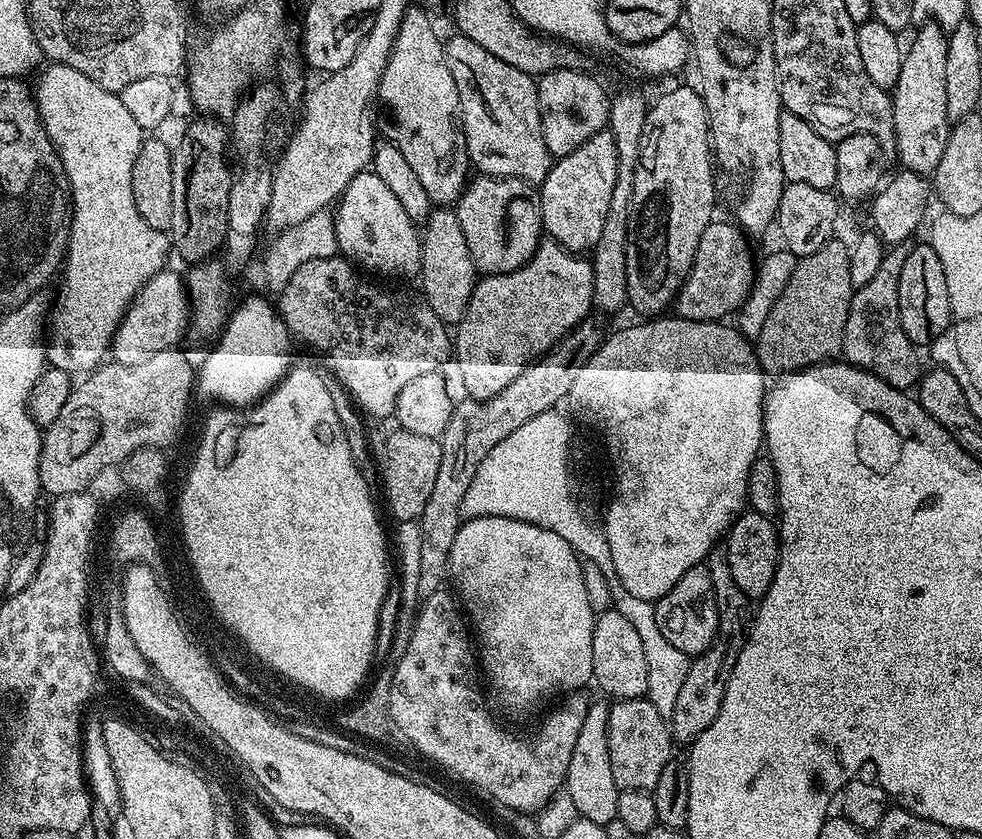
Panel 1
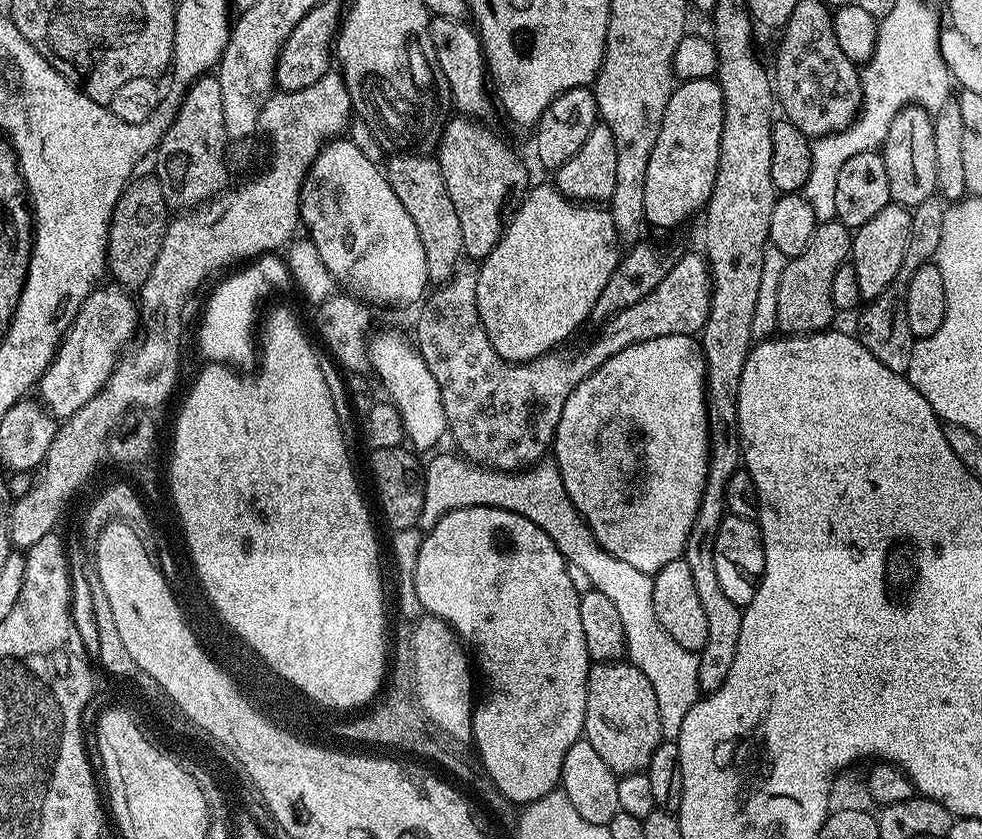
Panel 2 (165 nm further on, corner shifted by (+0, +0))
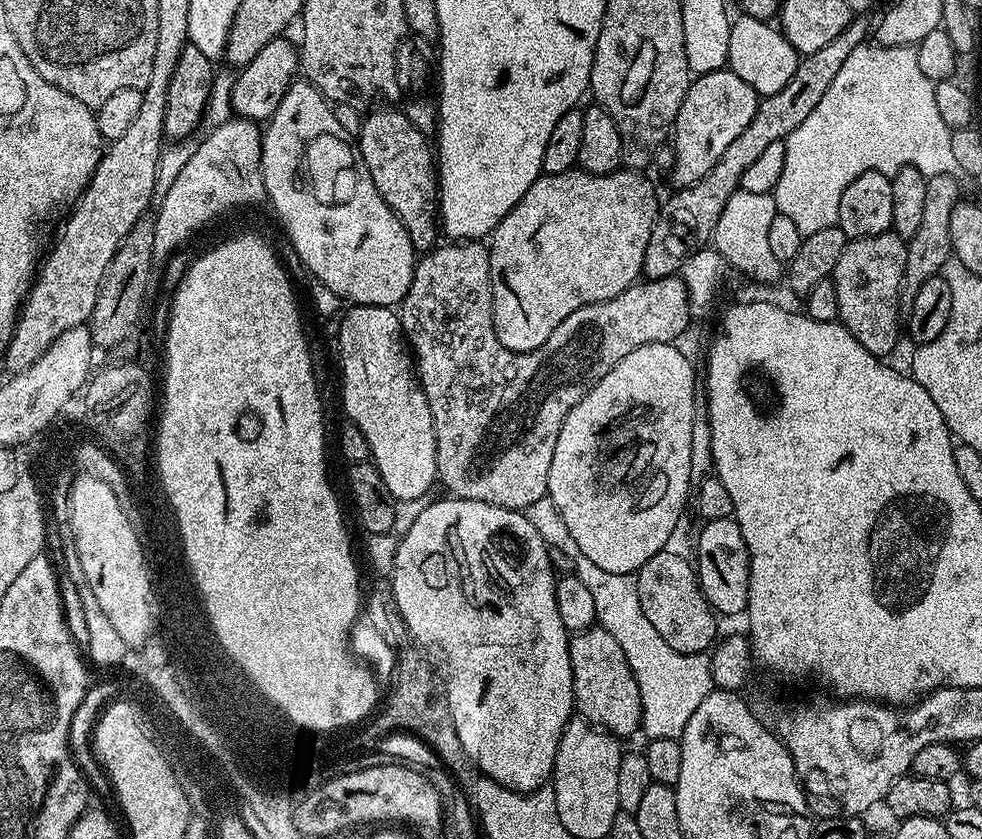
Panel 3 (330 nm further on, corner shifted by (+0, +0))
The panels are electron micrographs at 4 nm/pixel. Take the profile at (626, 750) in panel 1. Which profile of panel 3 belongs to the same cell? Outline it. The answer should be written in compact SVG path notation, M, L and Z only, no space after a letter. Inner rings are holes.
M599 626L577 632L569 639L570 670L574 678L575 711L597 728L611 732L617 738L632 736L641 731L642 694L638 682L622 654L622 646Z

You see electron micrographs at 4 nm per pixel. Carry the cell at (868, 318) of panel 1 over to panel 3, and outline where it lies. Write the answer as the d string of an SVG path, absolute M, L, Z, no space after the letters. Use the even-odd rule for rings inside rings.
M938 174L929 176L926 182L926 207L922 213L922 223L918 226L918 234L907 241L908 253L906 254L906 270L900 288L900 307L903 313L913 308L915 295L931 276L941 275L944 271L944 263L952 256L950 246L950 214L954 206L961 203L962 187L959 179L950 174Z

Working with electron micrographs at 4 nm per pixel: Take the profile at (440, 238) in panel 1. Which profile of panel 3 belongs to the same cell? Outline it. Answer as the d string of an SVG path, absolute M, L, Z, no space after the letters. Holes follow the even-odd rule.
M380 108L363 117L358 133L358 151L378 194L406 226L410 242L418 250L437 247L438 236L438 177L434 152L425 133L418 131L403 111Z

